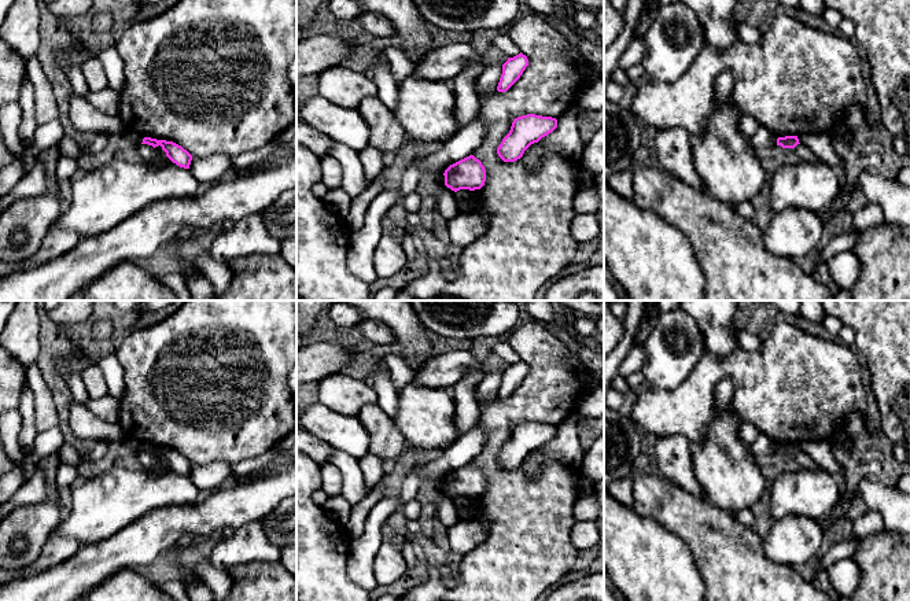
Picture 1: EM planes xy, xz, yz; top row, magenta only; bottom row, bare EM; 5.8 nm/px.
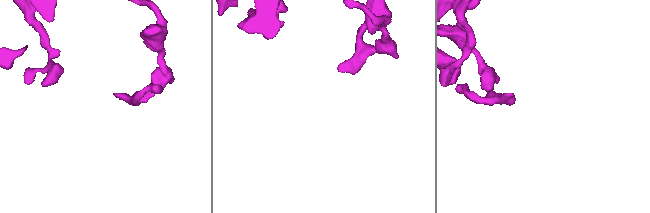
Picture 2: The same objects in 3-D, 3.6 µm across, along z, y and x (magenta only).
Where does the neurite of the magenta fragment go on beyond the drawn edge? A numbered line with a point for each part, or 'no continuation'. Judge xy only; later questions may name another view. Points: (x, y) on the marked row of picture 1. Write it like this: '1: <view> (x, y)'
no continuation

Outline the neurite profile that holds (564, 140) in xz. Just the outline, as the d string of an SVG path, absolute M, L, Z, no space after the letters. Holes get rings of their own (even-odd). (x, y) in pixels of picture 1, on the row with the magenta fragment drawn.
M574 103L565 113L557 117L557 128L531 144L523 154L528 169L535 170L549 154L557 154L564 158L581 162L583 144L578 129L578 103Z

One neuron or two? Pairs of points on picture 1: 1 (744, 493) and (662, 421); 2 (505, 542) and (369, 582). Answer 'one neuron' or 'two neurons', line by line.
1: two neurons
2: two neurons

